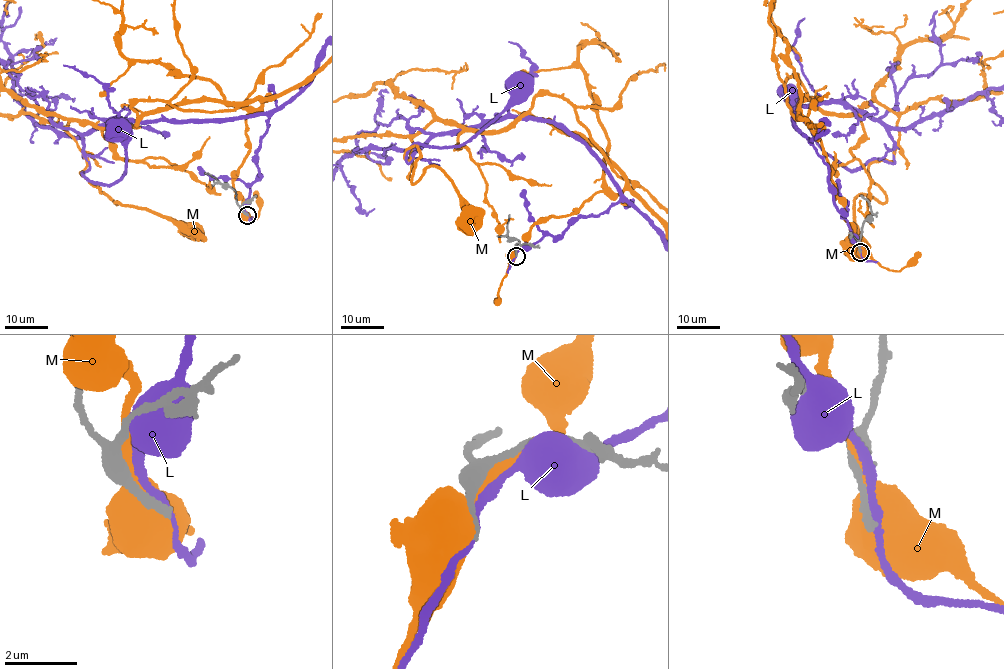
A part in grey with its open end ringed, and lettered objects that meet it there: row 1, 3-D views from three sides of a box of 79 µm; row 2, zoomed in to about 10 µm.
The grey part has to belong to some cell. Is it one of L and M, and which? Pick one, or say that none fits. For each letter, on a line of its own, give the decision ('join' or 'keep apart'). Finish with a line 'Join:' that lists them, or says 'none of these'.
L: keep apart
M: keep apart
Join: none of these

